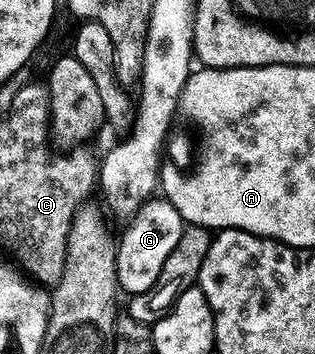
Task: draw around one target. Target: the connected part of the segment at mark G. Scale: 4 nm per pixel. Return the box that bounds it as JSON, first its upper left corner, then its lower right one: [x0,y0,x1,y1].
[116,198,185,297]

